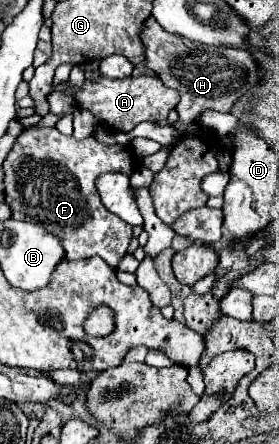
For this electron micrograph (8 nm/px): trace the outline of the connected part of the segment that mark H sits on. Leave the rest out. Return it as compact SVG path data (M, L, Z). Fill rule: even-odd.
M152 16L146 18L140 30L142 44L146 48L146 66L156 72L156 76L170 88L182 92L182 100L176 106L182 122L194 122L200 112L206 108L218 112L230 112L232 104L248 94L254 86L260 84L258 66L252 54L244 48L228 48L228 46L208 46L200 42L192 42L188 38L180 38L168 30L164 30Z

